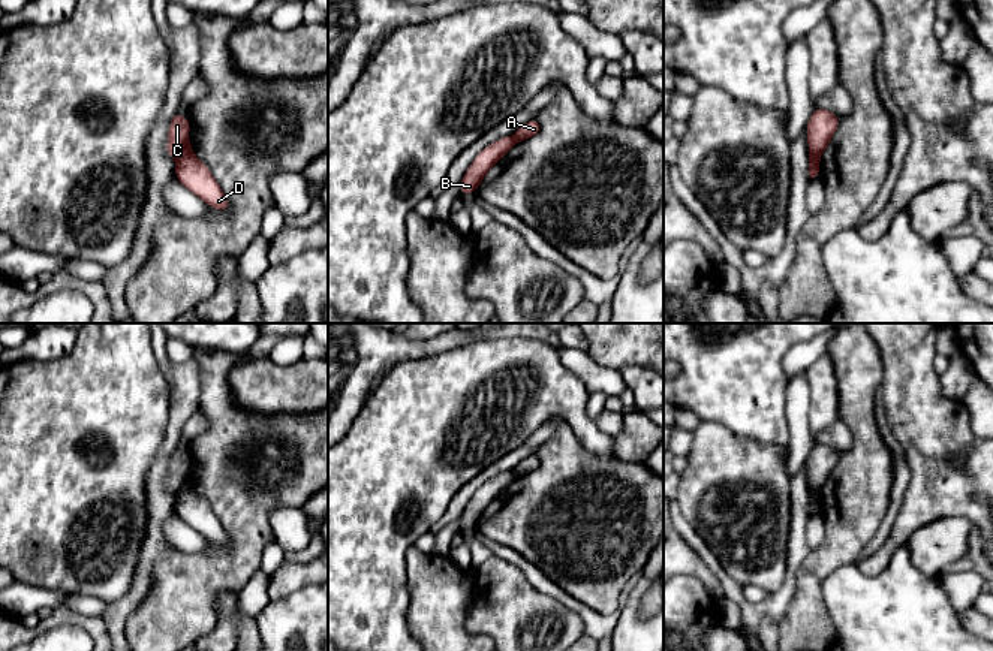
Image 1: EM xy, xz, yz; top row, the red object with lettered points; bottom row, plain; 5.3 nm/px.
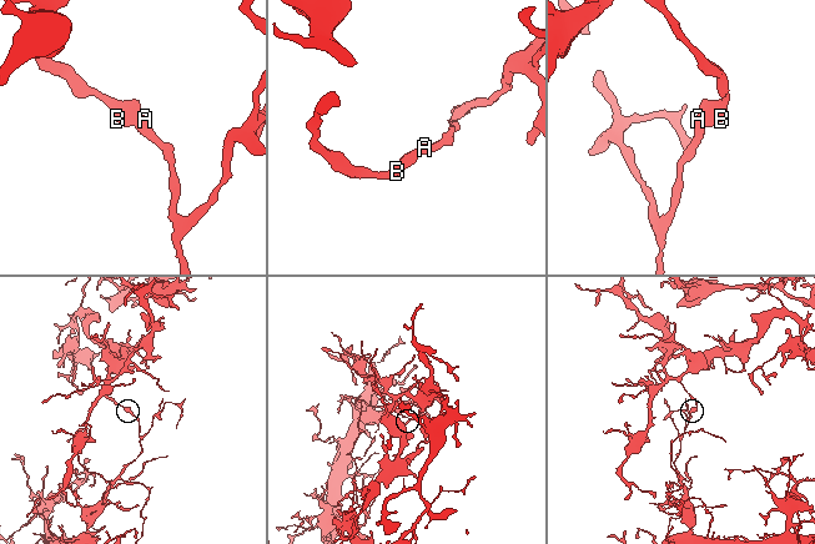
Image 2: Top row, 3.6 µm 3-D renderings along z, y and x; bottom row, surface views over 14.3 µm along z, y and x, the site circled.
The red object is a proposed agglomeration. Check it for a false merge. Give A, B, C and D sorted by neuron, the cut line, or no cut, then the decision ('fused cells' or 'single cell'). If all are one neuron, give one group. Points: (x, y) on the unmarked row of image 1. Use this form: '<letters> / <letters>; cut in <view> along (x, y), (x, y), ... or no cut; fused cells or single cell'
A D / B C; cut in xy along (189, 479), (175, 494); fused cells

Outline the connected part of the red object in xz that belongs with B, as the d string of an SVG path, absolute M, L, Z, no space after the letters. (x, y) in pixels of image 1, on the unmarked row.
M514 470L485 482L472 497L460 518L460 530L476 527L485 509L517 479Z

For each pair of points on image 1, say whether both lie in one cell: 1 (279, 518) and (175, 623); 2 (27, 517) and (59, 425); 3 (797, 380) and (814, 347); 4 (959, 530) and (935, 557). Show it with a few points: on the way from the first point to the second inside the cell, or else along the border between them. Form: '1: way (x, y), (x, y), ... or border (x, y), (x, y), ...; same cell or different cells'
1: border (300, 508), (276, 508), (270, 514), (273, 538); different cells
2: way (47, 494), (47, 460), (59, 448); same cell
3: border (805, 368), (790, 379); different cells
4: way (953, 536), (938, 551); same cell

